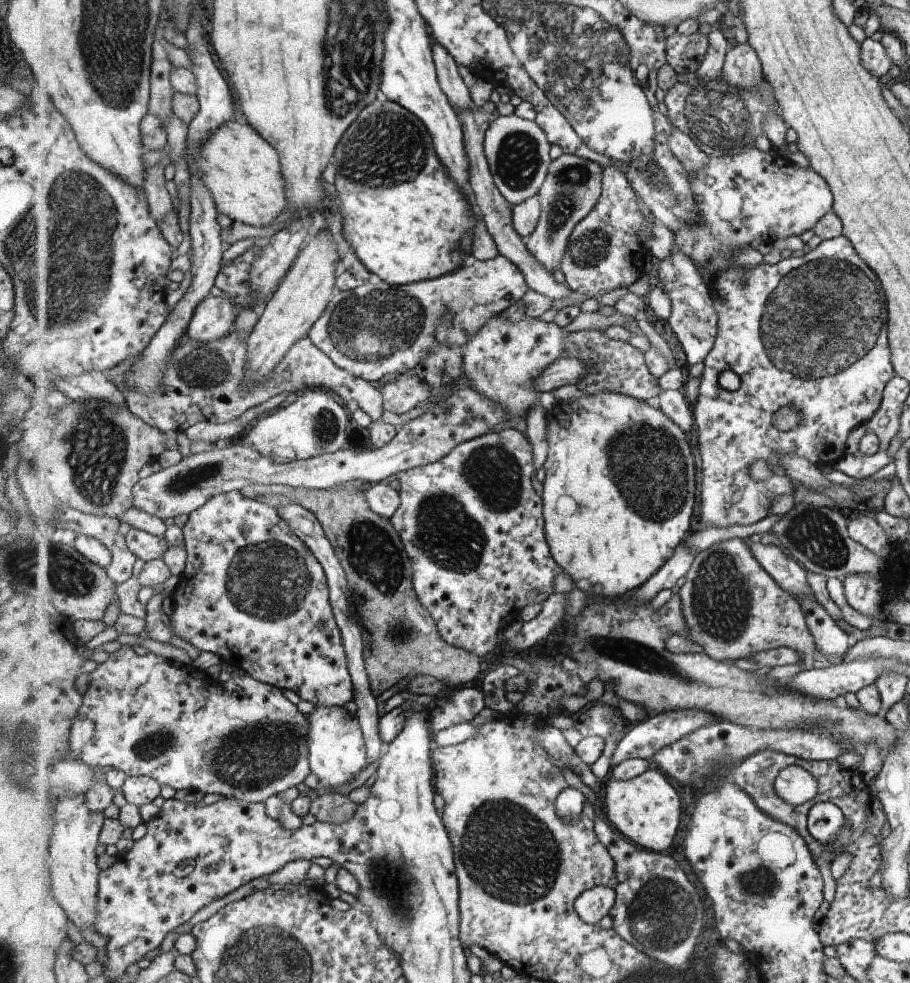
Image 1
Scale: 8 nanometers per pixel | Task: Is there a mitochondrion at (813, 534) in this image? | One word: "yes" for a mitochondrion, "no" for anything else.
yes

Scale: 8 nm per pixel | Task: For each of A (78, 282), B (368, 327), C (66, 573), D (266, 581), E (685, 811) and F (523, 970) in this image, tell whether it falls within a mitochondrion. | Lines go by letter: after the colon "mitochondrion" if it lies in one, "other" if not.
A: mitochondrion
B: mitochondrion
C: mitochondrion
D: mitochondrion
E: other
F: other

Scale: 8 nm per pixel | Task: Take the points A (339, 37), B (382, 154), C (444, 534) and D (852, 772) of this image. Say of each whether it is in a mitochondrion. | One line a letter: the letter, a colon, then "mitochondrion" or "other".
A: mitochondrion
B: mitochondrion
C: mitochondrion
D: other

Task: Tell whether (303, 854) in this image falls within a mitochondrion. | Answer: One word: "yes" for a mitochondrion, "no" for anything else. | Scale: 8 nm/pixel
no

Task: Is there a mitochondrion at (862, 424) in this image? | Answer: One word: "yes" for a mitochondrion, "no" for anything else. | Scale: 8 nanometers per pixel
no

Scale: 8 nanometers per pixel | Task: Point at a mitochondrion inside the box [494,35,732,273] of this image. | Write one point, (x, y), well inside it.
(570, 182)

